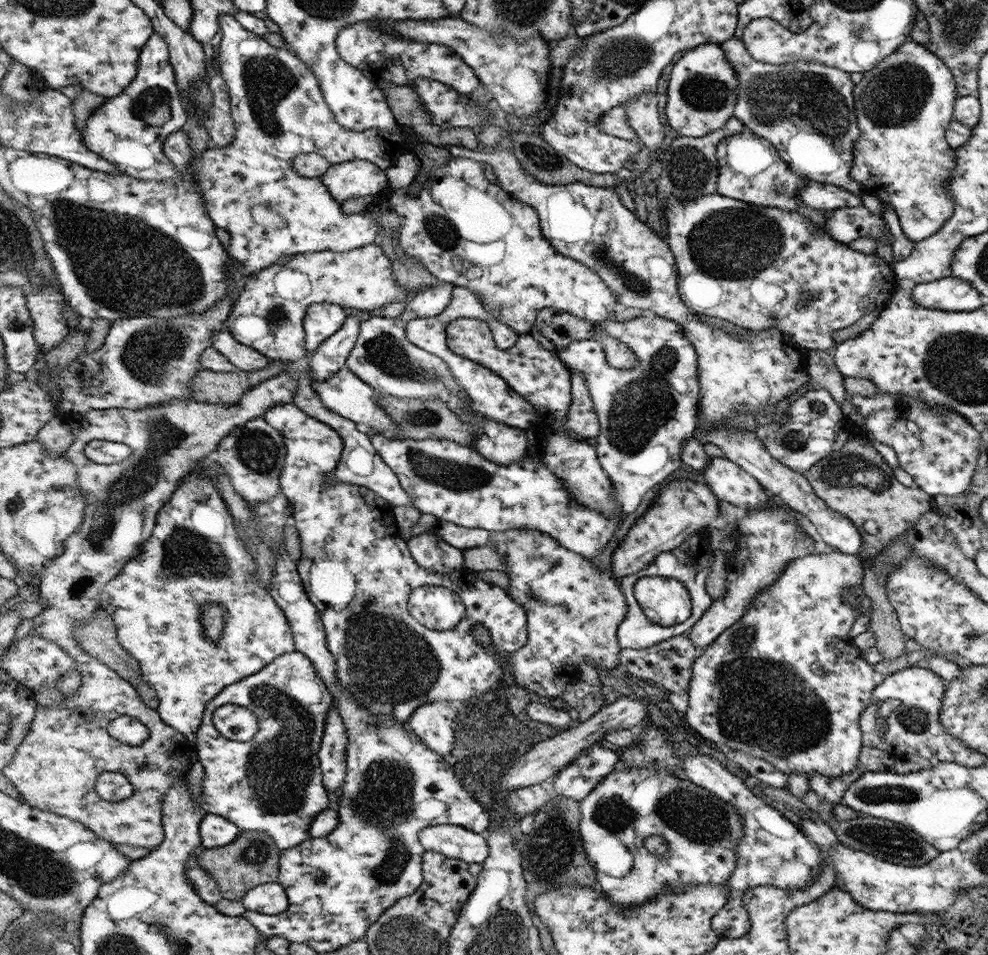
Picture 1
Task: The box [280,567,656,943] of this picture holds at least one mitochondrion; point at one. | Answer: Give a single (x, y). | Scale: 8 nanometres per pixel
(400, 667)

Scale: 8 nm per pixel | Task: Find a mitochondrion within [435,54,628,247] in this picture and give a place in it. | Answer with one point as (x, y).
(546, 161)

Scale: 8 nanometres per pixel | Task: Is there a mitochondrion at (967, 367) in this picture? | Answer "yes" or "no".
yes

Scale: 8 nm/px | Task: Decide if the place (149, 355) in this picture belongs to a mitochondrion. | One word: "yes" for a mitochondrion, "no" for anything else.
yes

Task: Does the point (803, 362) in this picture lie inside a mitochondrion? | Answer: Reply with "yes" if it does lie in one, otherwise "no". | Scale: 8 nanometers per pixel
no

